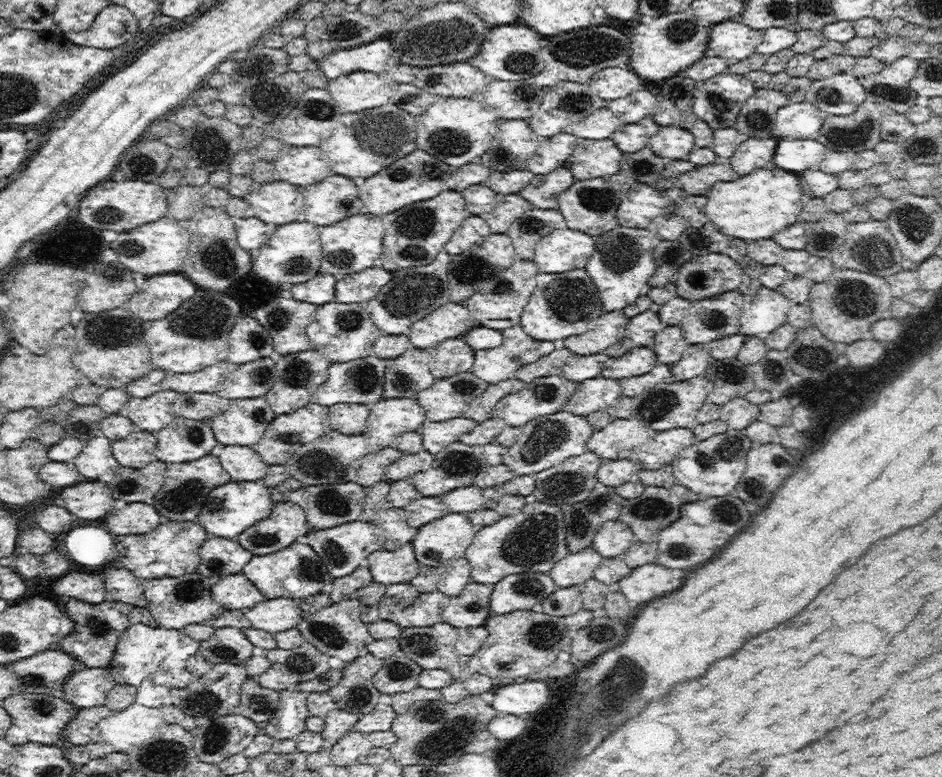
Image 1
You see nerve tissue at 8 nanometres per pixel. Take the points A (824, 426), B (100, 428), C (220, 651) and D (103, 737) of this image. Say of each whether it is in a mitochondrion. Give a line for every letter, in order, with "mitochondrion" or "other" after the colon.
A: other
B: other
C: mitochondrion
D: other

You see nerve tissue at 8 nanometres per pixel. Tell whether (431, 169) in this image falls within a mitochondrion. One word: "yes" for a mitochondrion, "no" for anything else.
yes

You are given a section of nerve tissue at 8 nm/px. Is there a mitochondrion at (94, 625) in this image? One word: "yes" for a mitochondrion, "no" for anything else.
yes

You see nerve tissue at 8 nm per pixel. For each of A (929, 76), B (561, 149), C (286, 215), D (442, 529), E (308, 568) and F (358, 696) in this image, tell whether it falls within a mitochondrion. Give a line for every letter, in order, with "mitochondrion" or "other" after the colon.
A: mitochondrion
B: other
C: other
D: other
E: mitochondrion
F: mitochondrion

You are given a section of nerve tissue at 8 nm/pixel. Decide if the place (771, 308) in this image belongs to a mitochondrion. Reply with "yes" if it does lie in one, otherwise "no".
no

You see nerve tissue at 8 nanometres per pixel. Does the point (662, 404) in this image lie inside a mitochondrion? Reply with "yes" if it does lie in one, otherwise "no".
yes

